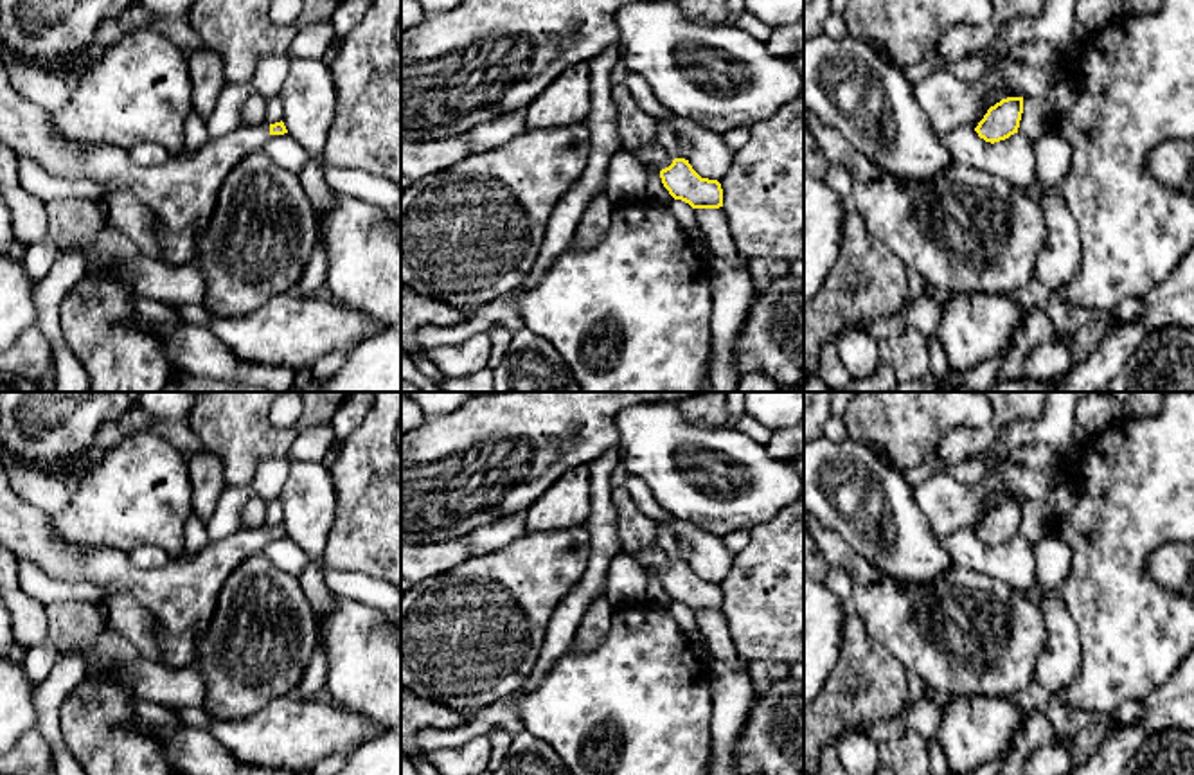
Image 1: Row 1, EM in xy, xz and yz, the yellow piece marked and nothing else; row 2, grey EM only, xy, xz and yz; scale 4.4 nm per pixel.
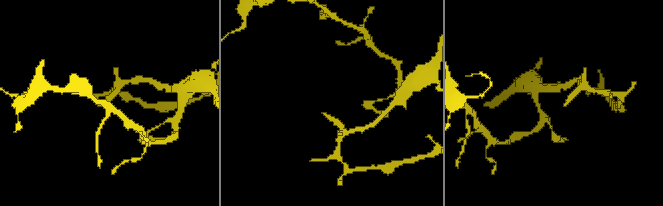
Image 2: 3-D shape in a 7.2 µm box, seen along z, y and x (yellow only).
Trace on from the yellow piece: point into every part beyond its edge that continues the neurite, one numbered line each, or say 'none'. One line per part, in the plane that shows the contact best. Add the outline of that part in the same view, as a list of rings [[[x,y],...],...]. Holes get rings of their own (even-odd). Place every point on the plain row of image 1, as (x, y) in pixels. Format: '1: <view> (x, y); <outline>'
1: xz (650, 560); [[[653,547],[653,548],[642,548],[642,550],[638,550],[638,552],[633,552],[631,554],[635,559],[637,559],[637,563],[640,565],[640,568],[646,572],[646,574],[649,574],[649,572],[653,572],[653,570],[656,570],[656,572],[665,572],[665,570],[669,570],[671,566],[673,566],[673,559],[667,556],[667,554],[664,554],[658,547]]]

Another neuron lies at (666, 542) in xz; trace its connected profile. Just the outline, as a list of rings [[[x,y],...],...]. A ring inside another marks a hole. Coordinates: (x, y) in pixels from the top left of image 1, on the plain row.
[[[656,521],[656,547],[673,561],[680,561],[676,538],[664,521]]]

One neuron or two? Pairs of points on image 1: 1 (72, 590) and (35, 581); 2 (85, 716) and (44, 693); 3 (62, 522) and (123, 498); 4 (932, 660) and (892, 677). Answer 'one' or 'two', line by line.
1: one
2: two
3: one
4: two

